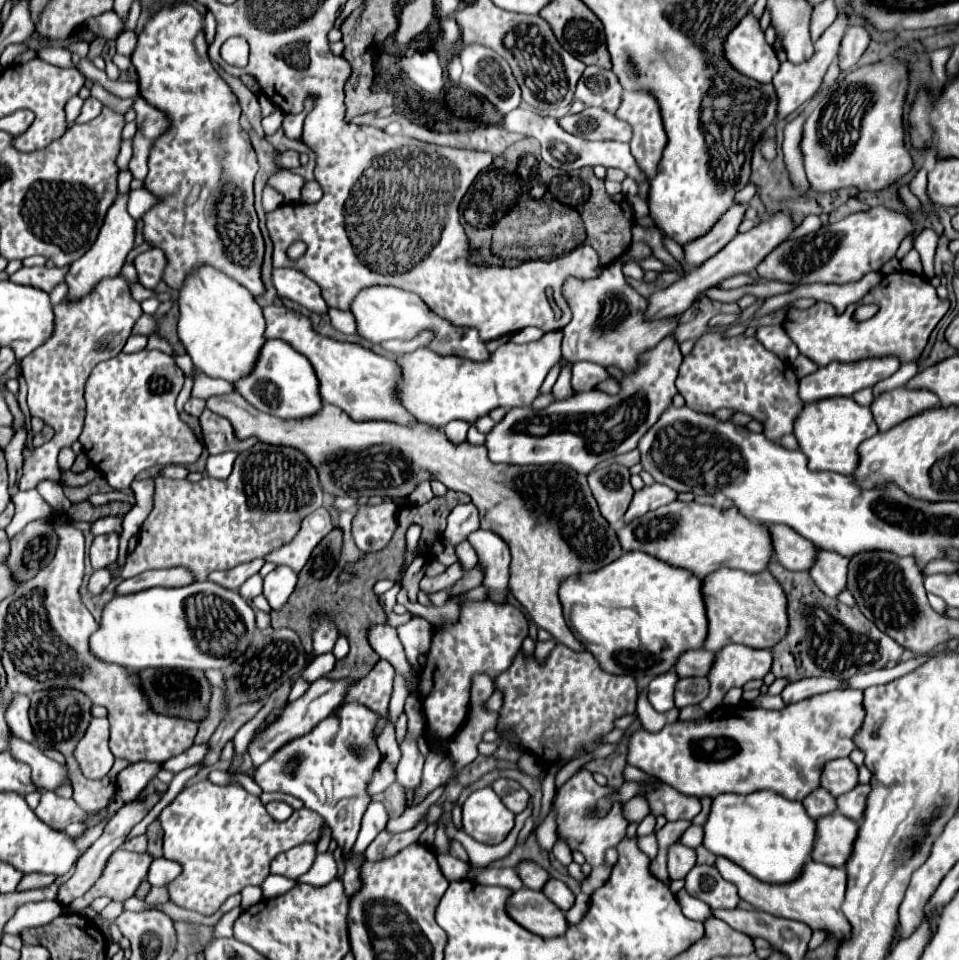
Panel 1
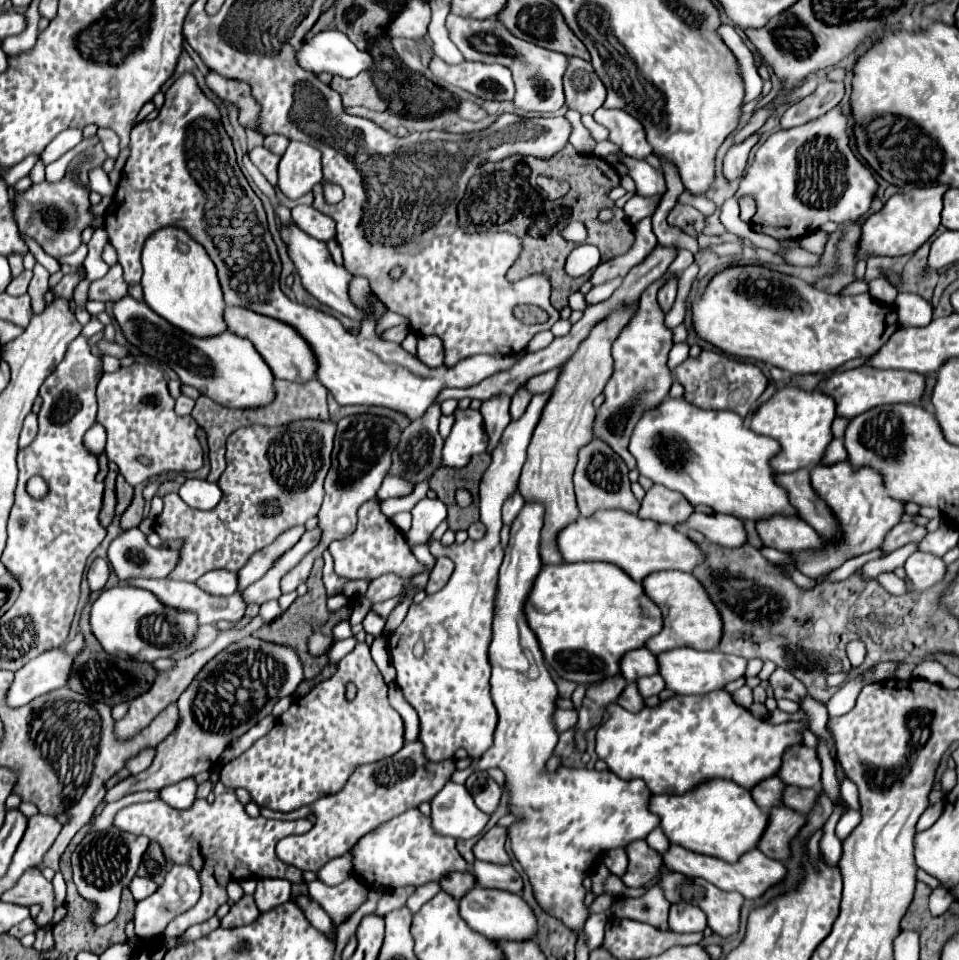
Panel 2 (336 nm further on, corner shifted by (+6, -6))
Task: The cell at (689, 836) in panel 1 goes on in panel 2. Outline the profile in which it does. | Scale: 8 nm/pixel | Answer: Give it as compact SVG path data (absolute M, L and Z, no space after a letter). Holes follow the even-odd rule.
M654 828L650 834L648 834L648 838L646 838L646 842L648 842L648 846L650 848L654 848L656 852L666 852L668 850L668 846L670 846L670 842L668 842L668 838L664 836L664 832L662 832L662 828Z

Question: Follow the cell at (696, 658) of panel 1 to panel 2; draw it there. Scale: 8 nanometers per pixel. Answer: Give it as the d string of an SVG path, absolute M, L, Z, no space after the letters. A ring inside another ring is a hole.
M646 648L630 650L620 660L620 674L628 682L634 682L634 678L642 678L646 674L656 674L656 672L658 672L656 656L650 650L646 650Z

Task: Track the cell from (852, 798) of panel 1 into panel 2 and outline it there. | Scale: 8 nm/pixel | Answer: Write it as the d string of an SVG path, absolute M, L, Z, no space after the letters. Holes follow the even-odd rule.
M784 786L784 792L782 792L782 804L802 814L806 814L816 804L816 798L818 798L818 790L814 788Z

